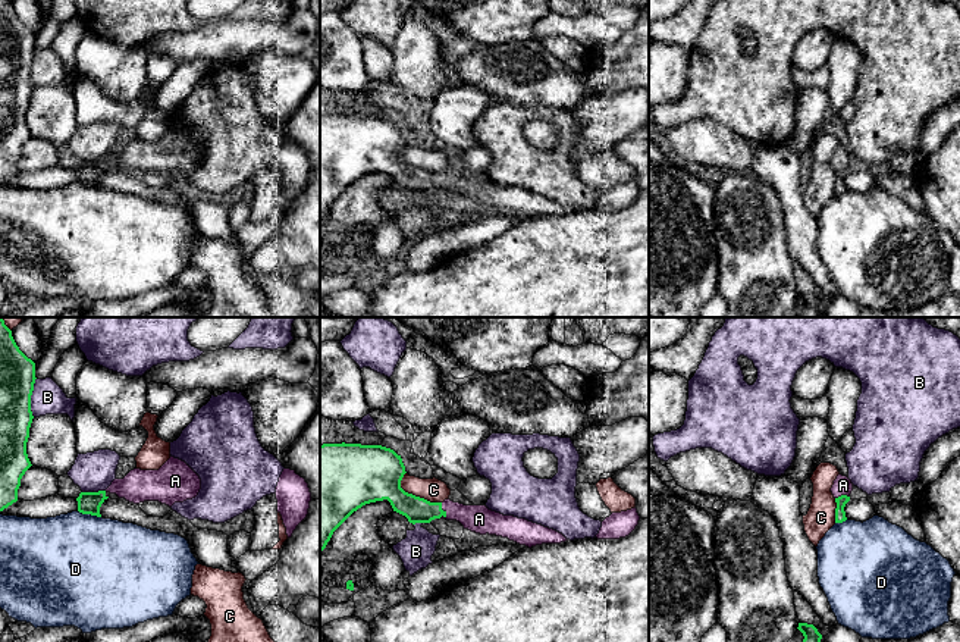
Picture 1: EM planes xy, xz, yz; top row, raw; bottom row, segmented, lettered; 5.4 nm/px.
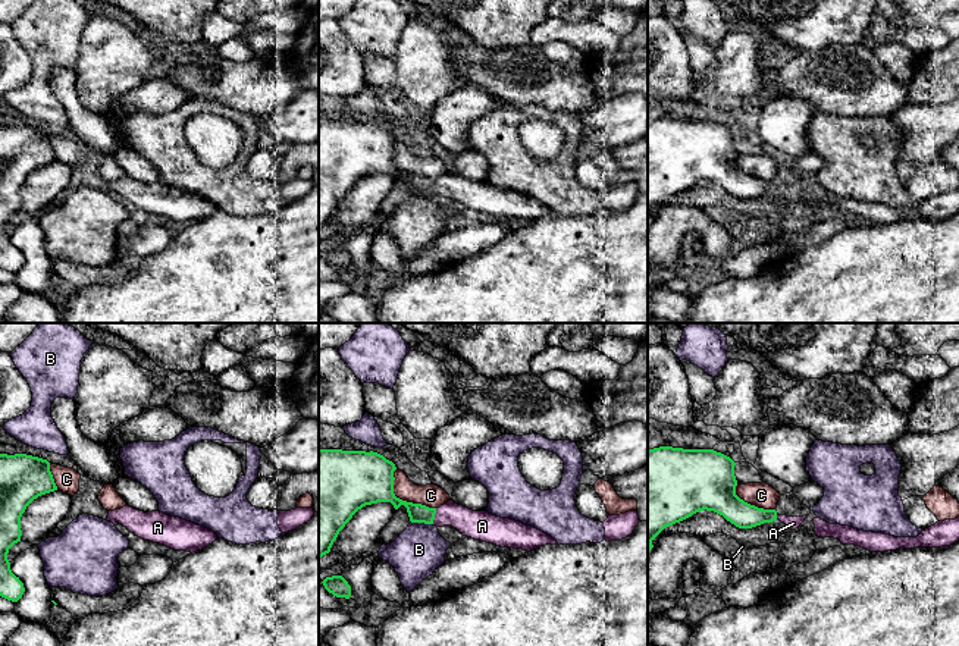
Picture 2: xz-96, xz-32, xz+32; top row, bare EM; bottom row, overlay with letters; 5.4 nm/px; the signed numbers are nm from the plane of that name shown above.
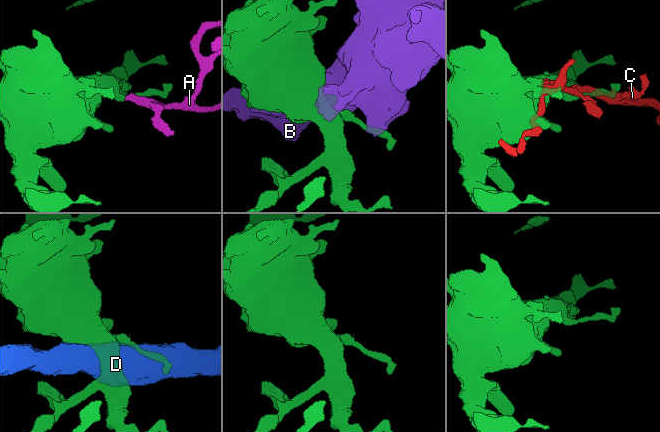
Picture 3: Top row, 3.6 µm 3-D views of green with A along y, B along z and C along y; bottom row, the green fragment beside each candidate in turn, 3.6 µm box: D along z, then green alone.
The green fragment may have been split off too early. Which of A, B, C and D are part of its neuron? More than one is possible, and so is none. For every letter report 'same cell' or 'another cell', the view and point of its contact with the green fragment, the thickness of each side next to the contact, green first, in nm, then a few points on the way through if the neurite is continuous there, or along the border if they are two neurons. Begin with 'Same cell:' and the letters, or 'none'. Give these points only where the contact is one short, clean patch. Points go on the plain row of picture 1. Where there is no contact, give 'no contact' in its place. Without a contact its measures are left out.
Same cell: A
A: same cell; meets green in xz at (442, 181); 140 nm thick on the green side, 150 nm on the other; runs through xz (417, 181), (442, 181), (454, 181), (479, 190)
B: another cell; meets green in xy at (30, 68); 190 nm thick on the green side, 180 nm on the other
C: another cell; meets green in xz at (414, 166); 300 nm thick on the green side, 130 nm on the other
D: another cell; meets green in xy at (90, 184); 130 nm thick on the green side, 480 nm on the other

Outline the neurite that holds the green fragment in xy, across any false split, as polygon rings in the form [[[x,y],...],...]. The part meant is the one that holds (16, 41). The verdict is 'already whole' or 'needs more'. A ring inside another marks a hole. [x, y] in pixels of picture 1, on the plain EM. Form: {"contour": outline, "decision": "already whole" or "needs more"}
{"contour": [[[0,0],[0,182],[18,172],[21,150],[32,137],[26,113],[35,50],[35,34],[19,21],[10,0]]], "decision": "already whole"}

